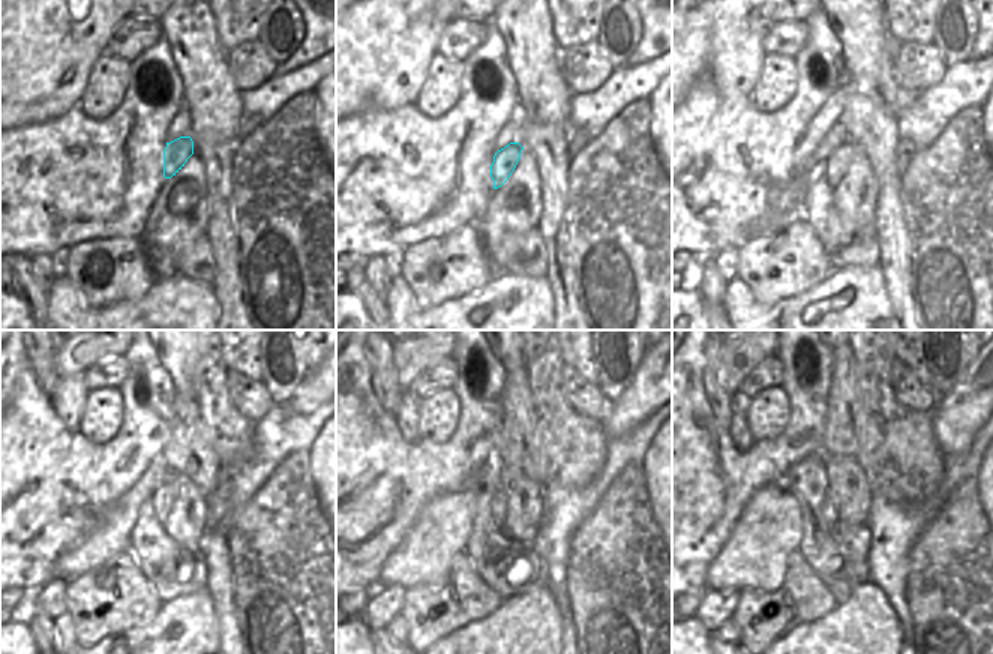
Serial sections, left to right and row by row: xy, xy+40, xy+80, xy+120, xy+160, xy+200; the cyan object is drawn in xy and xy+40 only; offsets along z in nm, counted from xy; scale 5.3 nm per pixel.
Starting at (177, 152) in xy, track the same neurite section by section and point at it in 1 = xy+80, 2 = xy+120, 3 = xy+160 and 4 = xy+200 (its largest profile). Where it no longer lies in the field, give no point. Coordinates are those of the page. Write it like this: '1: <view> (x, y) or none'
1: xy+80 (834, 168)
2: xy+120 (162, 498)
3: xy+160 (498, 501)
4: xy+200 (828, 510)

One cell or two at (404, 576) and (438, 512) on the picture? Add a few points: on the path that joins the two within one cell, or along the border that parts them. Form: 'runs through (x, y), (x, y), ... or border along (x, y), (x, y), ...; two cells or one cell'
runs through (419, 560), (438, 534), (438, 528); one cell

